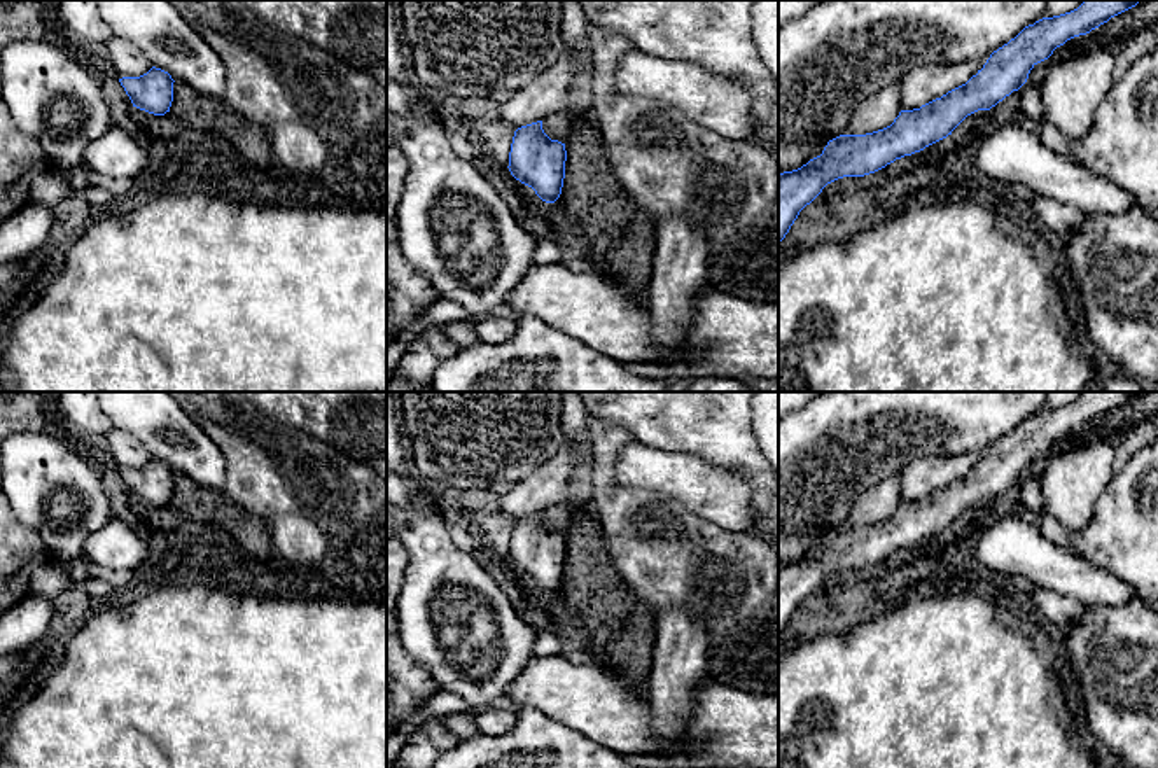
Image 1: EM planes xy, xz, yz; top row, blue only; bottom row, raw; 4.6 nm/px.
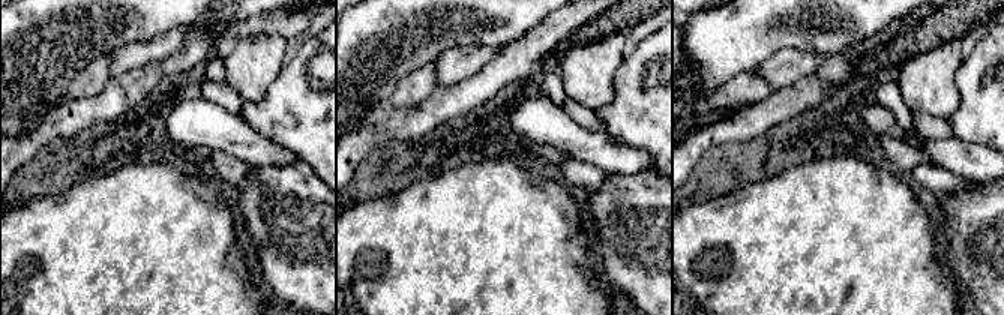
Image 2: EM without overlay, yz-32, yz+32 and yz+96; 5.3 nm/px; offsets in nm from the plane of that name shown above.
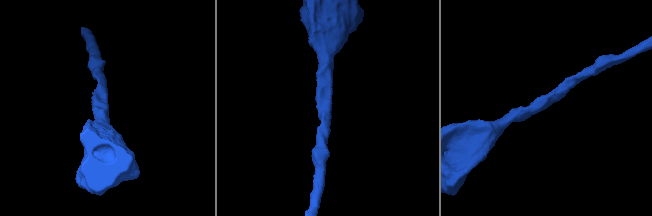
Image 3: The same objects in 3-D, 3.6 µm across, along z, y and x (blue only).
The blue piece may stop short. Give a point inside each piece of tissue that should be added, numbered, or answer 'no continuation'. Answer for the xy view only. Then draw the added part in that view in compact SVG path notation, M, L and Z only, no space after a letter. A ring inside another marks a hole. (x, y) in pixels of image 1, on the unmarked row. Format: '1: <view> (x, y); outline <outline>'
no continuation

